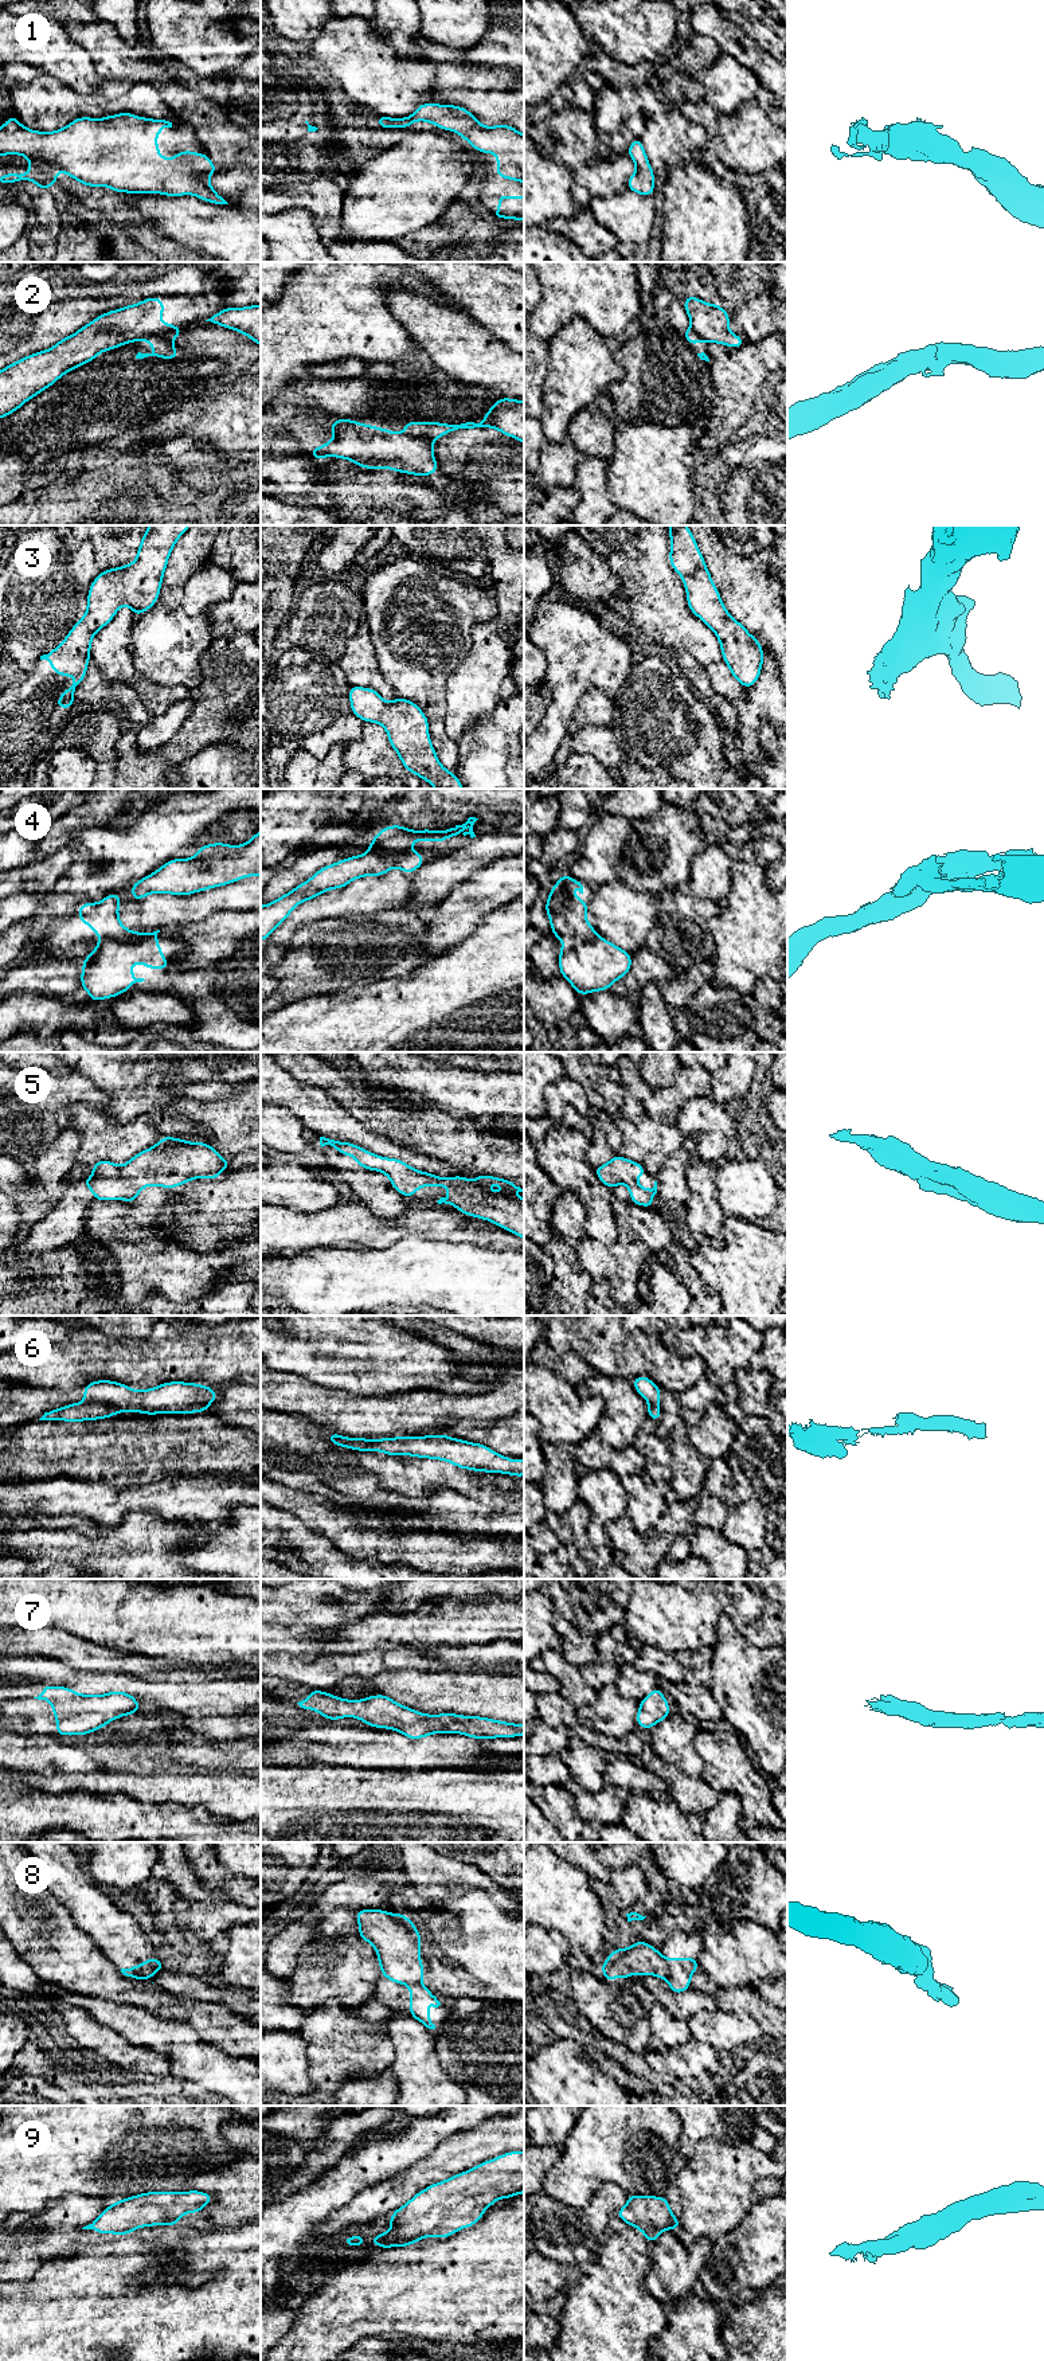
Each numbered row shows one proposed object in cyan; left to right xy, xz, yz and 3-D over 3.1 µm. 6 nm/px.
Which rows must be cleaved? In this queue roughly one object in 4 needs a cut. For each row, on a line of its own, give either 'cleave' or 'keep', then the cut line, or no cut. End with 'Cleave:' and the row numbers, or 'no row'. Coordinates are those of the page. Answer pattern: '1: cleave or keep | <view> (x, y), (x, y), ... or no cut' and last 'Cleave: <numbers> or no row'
1: keep | no cut
2: cleave | xy (174, 328), (160, 333), (149, 333), (144, 339)
3: keep | no cut
4: cleave | xy (149, 933), (122, 939), (104, 938)
5: keep | no cut
6: cleave | xy (101, 1402), (120, 1411)
7: keep | no cut
8: cleave | yz (664, 1959), (668, 1967), (667, 1980)
9: keep | no cut
Cleave: 2, 4, 6, 8

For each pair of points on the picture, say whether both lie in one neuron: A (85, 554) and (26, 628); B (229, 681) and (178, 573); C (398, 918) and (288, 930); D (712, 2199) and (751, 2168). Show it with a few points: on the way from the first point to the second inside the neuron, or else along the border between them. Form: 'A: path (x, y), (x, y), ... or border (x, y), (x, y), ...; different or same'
A: path (69, 573), (50, 591), (45, 609); same
B: border (212, 640), (200, 657), (202, 673); different
C: border (329, 918), (302, 926), (292, 937), (282, 956); different
D: path (722, 2189), (742, 2169); same

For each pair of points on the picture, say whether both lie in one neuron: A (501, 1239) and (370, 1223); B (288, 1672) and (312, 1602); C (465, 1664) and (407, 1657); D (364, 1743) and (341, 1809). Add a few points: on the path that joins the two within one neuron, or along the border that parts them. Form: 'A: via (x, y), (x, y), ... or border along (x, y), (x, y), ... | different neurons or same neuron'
A: via (469, 1232), (456, 1231), (450, 1226), (402, 1228) | same neuron
B: border along (274, 1623), (294, 1626) | different neurons
C: border along (423, 1648), (423, 1652), (437, 1660), (445, 1669) | different neurons
D: border along (325, 1763), (387, 1770) | different neurons

